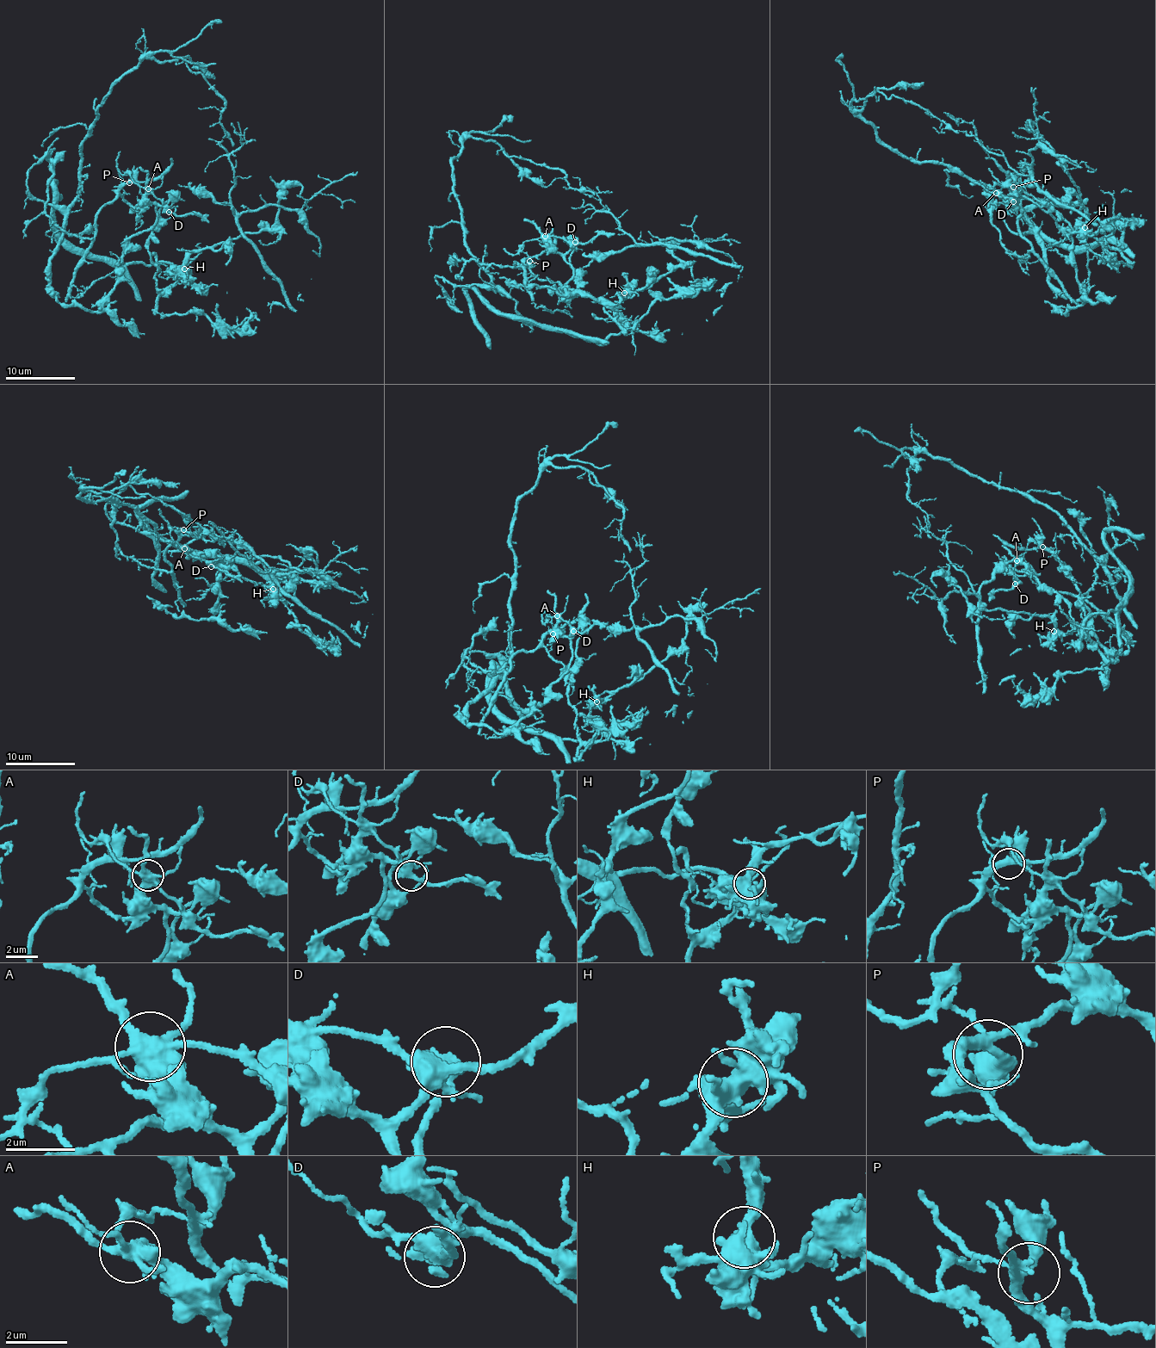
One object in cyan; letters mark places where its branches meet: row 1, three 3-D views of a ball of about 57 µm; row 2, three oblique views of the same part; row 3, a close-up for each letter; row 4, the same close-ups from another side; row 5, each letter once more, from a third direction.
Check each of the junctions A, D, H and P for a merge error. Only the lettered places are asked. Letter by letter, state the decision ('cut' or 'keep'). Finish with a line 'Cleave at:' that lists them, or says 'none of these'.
A: keep
D: keep
H: keep
P: keep
Cleave at: none of these

